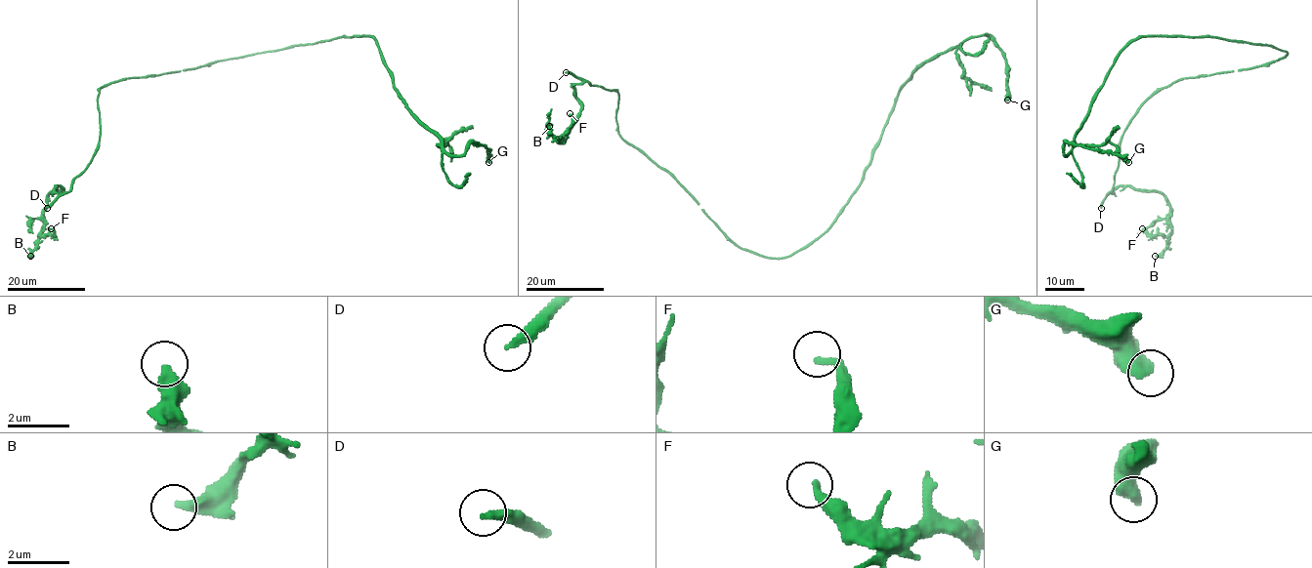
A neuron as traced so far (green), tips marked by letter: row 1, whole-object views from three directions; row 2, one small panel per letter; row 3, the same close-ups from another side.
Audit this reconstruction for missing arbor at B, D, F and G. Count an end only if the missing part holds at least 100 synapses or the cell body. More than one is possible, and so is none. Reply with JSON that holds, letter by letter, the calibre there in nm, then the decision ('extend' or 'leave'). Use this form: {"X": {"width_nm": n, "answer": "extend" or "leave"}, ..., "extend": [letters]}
{"B": {"width_nm": 400, "answer": "leave"}, "D": {"width_nm": 300, "answer": "leave"}, "F": {"width_nm": 220, "answer": "leave"}, "G": {"width_nm": 500, "answer": "leave"}, "extend": []}

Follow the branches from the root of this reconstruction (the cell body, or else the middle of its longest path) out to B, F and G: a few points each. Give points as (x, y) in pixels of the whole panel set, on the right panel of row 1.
B: (1286, 55), (1181, 78), (1157, 90), (1131, 119), (1110, 192), (1130, 186), (1164, 197), (1171, 231), (1155, 256)
F: (1286, 55), (1181, 78), (1139, 107), (1121, 137), (1110, 192), (1130, 186), (1164, 197), (1171, 230), (1142, 228)
G: (1286, 55), (1270, 45), (1212, 36), (1132, 40), (1119, 54), (1066, 155), (1064, 144), (1111, 151), (1128, 162)

